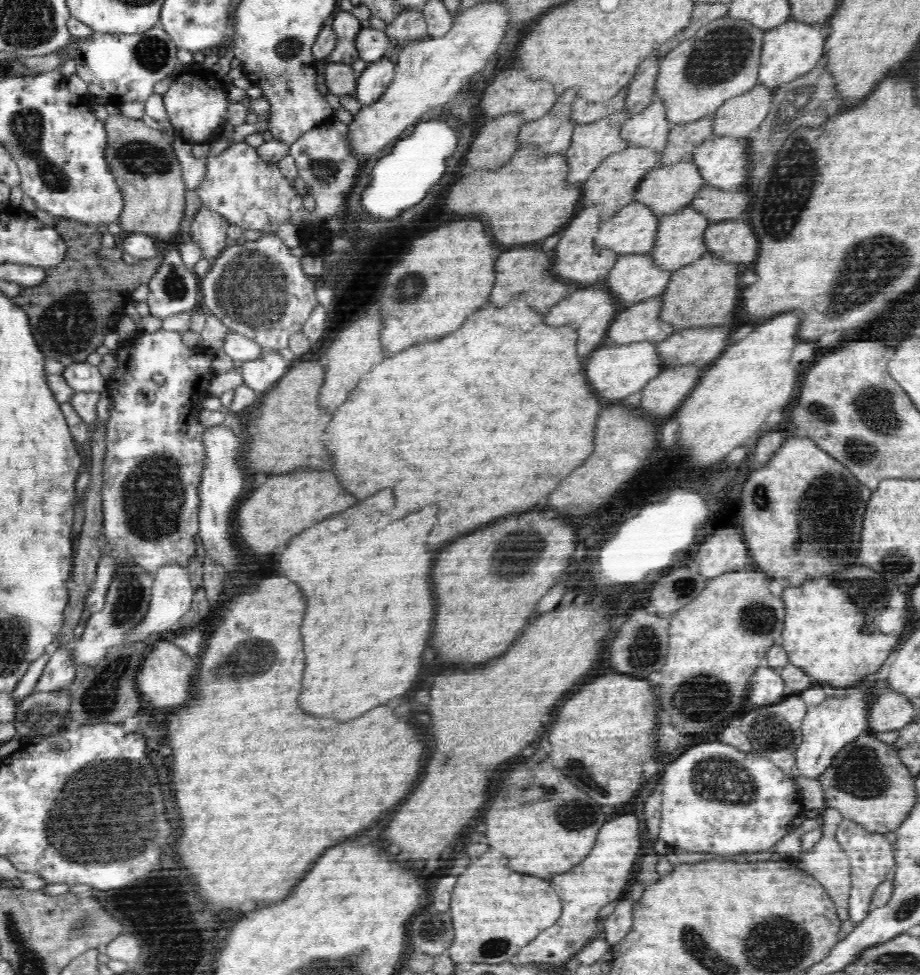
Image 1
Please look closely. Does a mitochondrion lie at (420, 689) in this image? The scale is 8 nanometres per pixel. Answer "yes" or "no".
yes

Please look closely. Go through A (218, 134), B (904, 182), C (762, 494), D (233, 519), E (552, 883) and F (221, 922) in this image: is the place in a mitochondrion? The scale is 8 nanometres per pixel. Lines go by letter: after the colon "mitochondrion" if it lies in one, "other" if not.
A: other
B: other
C: mitochondrion
D: other
E: other
F: other

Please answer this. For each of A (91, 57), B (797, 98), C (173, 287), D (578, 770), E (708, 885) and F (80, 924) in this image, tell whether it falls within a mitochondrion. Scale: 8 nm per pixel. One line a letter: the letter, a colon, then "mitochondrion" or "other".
A: other
B: mitochondrion
C: mitochondrion
D: mitochondrion
E: other
F: mitochondrion

